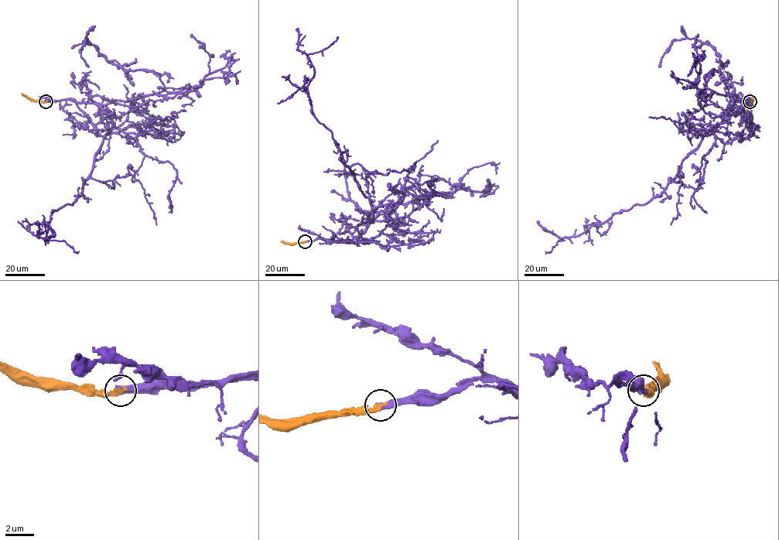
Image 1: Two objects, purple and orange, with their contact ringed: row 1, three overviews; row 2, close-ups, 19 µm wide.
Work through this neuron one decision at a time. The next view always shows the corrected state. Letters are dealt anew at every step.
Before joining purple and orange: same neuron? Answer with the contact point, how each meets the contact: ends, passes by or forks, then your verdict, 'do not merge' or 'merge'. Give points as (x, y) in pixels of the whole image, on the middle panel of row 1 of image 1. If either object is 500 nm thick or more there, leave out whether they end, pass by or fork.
(305, 241) | purple ends | orange ends | merge

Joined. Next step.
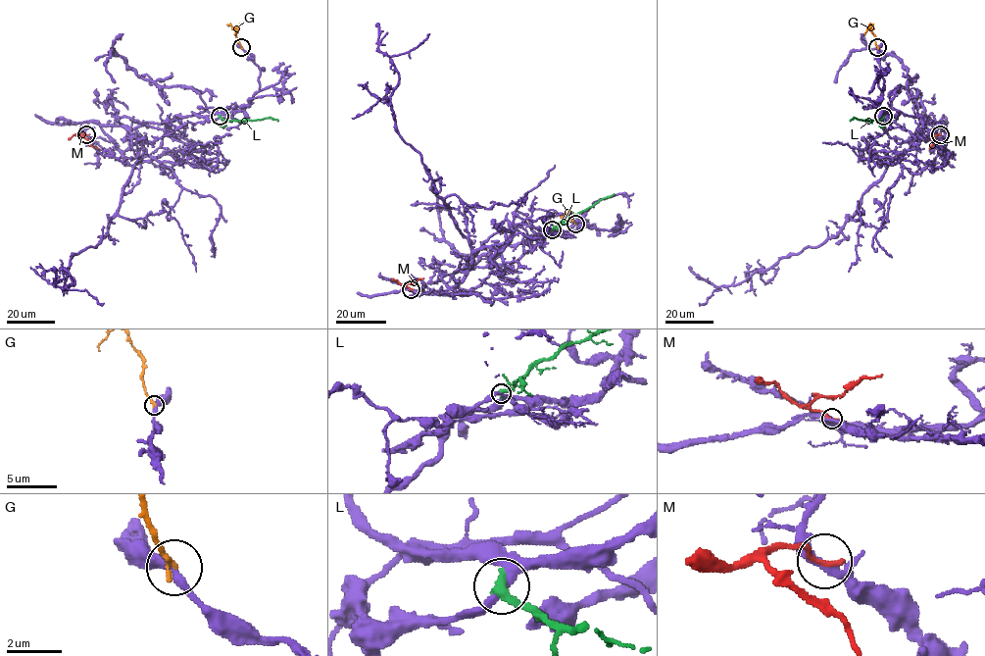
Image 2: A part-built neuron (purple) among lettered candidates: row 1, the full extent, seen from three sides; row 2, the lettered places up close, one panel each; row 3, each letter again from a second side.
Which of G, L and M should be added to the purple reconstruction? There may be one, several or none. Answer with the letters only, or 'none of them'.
none of them

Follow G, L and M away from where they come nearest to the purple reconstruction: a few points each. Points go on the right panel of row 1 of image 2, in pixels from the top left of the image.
G: (878, 47), (870, 27), (864, 34)
L: (883, 117), (879, 120), (854, 118), (850, 121)
M: (940, 135), (934, 136), (929, 148)

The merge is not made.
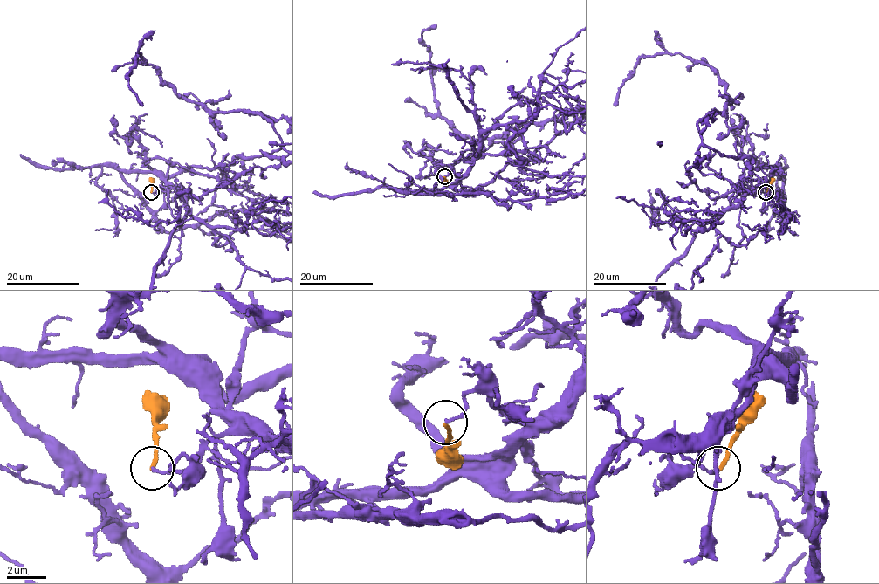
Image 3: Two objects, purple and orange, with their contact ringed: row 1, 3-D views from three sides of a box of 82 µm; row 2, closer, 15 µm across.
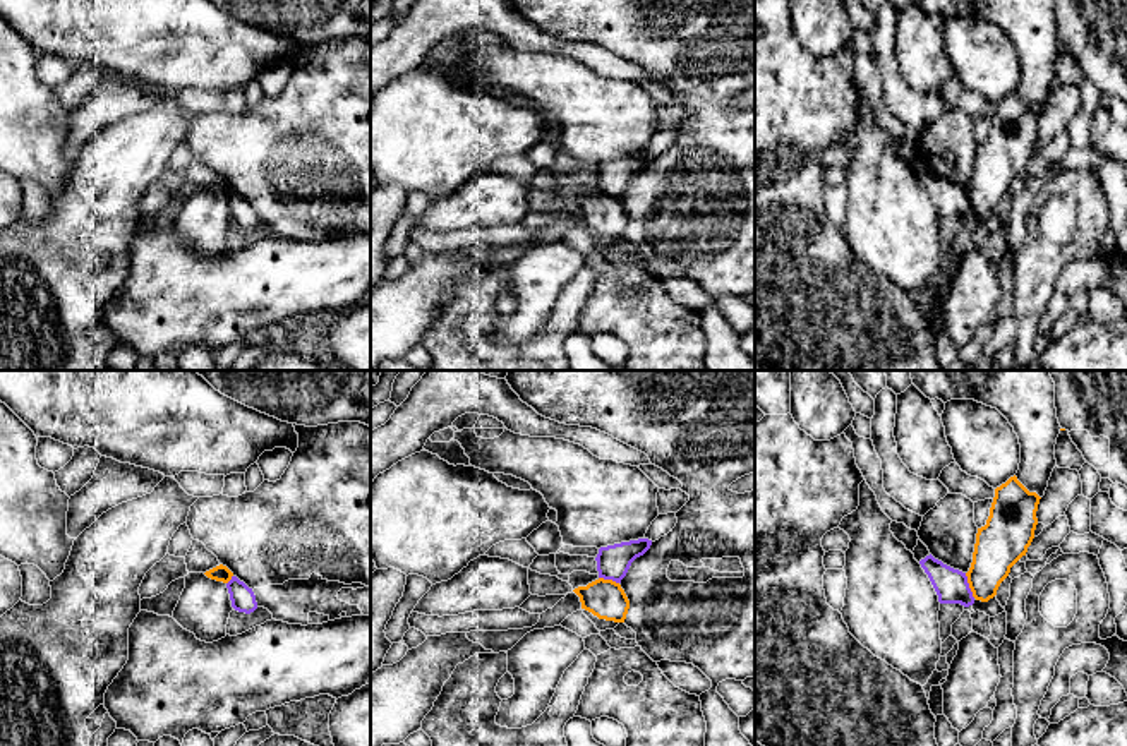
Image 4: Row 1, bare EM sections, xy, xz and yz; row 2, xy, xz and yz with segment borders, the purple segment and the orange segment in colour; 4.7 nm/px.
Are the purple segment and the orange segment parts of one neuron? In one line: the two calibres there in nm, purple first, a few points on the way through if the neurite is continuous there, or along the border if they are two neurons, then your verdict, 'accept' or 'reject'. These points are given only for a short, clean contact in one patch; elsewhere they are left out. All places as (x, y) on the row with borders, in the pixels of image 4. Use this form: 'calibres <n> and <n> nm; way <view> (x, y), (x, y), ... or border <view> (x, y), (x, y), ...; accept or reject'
calibres 160 and 220 nm; border yz (964, 573), (975, 597); reject

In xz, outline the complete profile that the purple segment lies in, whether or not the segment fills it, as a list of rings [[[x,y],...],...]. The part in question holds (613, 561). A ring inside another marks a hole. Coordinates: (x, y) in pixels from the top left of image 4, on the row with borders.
[[[638,538],[638,540],[600,547],[595,557],[599,578],[621,583],[631,563],[636,557],[643,556],[650,549],[650,545],[652,540]]]

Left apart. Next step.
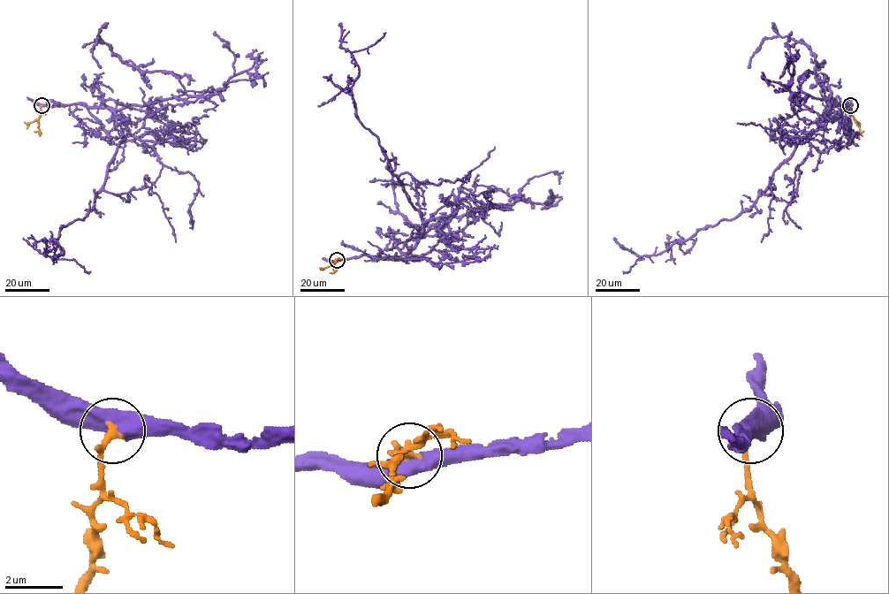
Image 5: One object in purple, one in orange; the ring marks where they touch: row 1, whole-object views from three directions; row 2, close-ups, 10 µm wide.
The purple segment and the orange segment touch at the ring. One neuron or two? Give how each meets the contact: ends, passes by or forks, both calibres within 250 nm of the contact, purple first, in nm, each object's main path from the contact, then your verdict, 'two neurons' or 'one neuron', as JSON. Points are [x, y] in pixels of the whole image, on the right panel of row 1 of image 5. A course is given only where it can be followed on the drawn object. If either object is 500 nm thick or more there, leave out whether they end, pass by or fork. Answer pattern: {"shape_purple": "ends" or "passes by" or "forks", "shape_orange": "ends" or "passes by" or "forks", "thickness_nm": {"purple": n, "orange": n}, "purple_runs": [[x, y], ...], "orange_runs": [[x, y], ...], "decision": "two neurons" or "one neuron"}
{"thickness_nm": {"purple": 500, "orange": 240}, "purple_runs": [[850, 106], [845, 104], [843, 111], [804, 136], [750, 208], [700, 228], [661, 252], [643, 255], [623, 271]], "orange_runs": [[850, 106], [853, 118], [861, 132], [862, 131]], "decision": "one neuron"}

